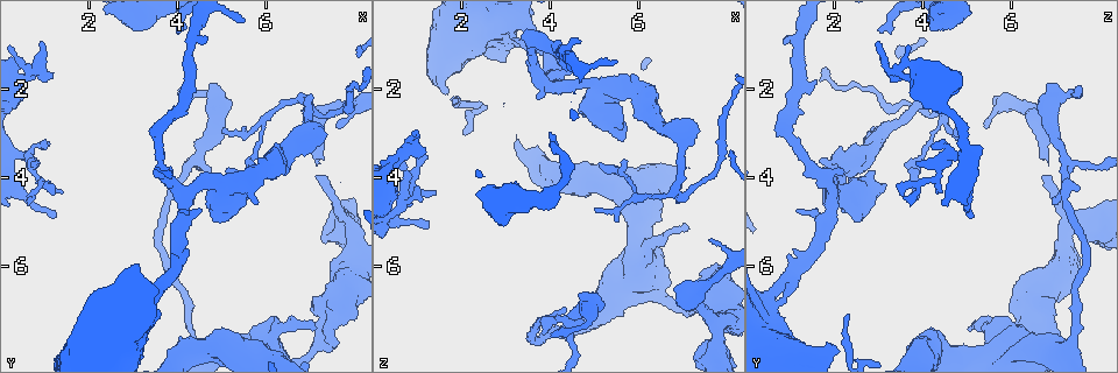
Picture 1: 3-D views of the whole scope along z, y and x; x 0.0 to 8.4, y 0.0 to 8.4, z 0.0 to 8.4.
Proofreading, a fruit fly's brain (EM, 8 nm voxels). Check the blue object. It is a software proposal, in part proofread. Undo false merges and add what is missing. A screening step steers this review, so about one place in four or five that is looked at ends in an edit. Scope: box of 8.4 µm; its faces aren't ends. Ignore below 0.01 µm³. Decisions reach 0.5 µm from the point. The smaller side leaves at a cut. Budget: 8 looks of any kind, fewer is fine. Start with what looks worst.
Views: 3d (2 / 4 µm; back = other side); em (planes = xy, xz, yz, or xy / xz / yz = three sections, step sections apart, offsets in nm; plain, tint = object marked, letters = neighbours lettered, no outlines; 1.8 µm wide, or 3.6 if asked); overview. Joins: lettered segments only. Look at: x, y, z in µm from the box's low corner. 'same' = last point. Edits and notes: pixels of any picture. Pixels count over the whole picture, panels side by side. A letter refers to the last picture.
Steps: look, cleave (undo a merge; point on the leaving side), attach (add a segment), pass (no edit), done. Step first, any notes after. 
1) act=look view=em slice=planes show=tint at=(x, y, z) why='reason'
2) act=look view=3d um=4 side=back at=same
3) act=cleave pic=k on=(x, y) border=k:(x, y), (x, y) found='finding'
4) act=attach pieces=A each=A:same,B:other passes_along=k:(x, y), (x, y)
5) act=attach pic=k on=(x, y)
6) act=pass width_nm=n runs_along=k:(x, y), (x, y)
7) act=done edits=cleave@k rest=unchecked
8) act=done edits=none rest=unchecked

act=look view=em um=3.6 slice=planes show=letters at=(7.15, 3.65, 6.80) why='free end'

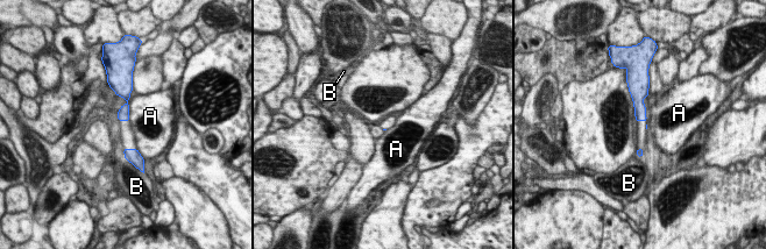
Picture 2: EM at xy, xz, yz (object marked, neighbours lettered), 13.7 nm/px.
act=pass each=A:other,B:other border=2:(129, 98), (128, 120) found='none of them fits'

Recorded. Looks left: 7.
act=look view=em um=3.6 slice=planes show=letters at=(1.85, 7.05, 2.35) why='branch stops here'

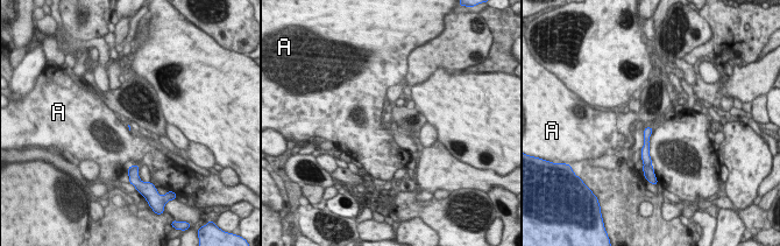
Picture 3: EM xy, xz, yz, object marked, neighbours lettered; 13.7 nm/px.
act=pass each=A:other border=3:(649, 143), (649, 156), (652, 160) found='none of them fits'

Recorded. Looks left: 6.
act=look view=3d um=4 at=(1.15, 1.65, 3.45) why='an open end'

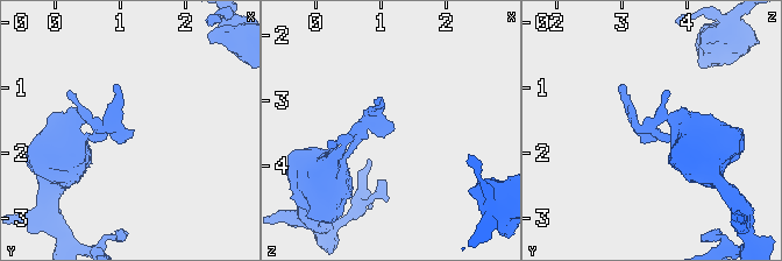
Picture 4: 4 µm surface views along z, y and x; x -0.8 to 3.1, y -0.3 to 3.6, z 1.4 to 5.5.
act=look view=em um=3.6 slice=planes show=tint at=(1.20, 1.65, 3.45) why='now the EM'

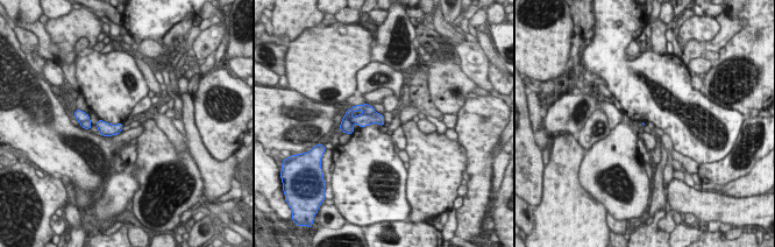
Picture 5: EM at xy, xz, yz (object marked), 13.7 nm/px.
act=look view=em um=3.6 slice=planes show=letters at=same

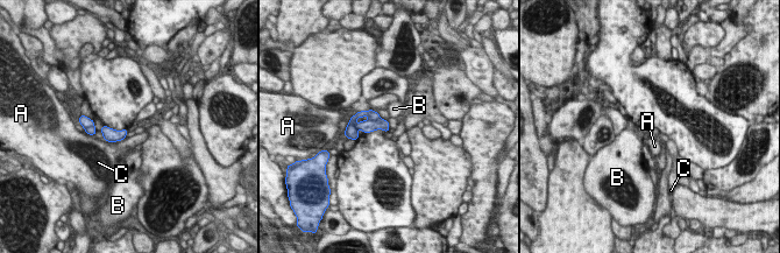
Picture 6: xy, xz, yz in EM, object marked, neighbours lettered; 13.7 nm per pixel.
act=pass each=A:other,B:other,C:other found='no lettered segment goes on from it'

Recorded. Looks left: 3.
act=done edits=none rest=unchecked

